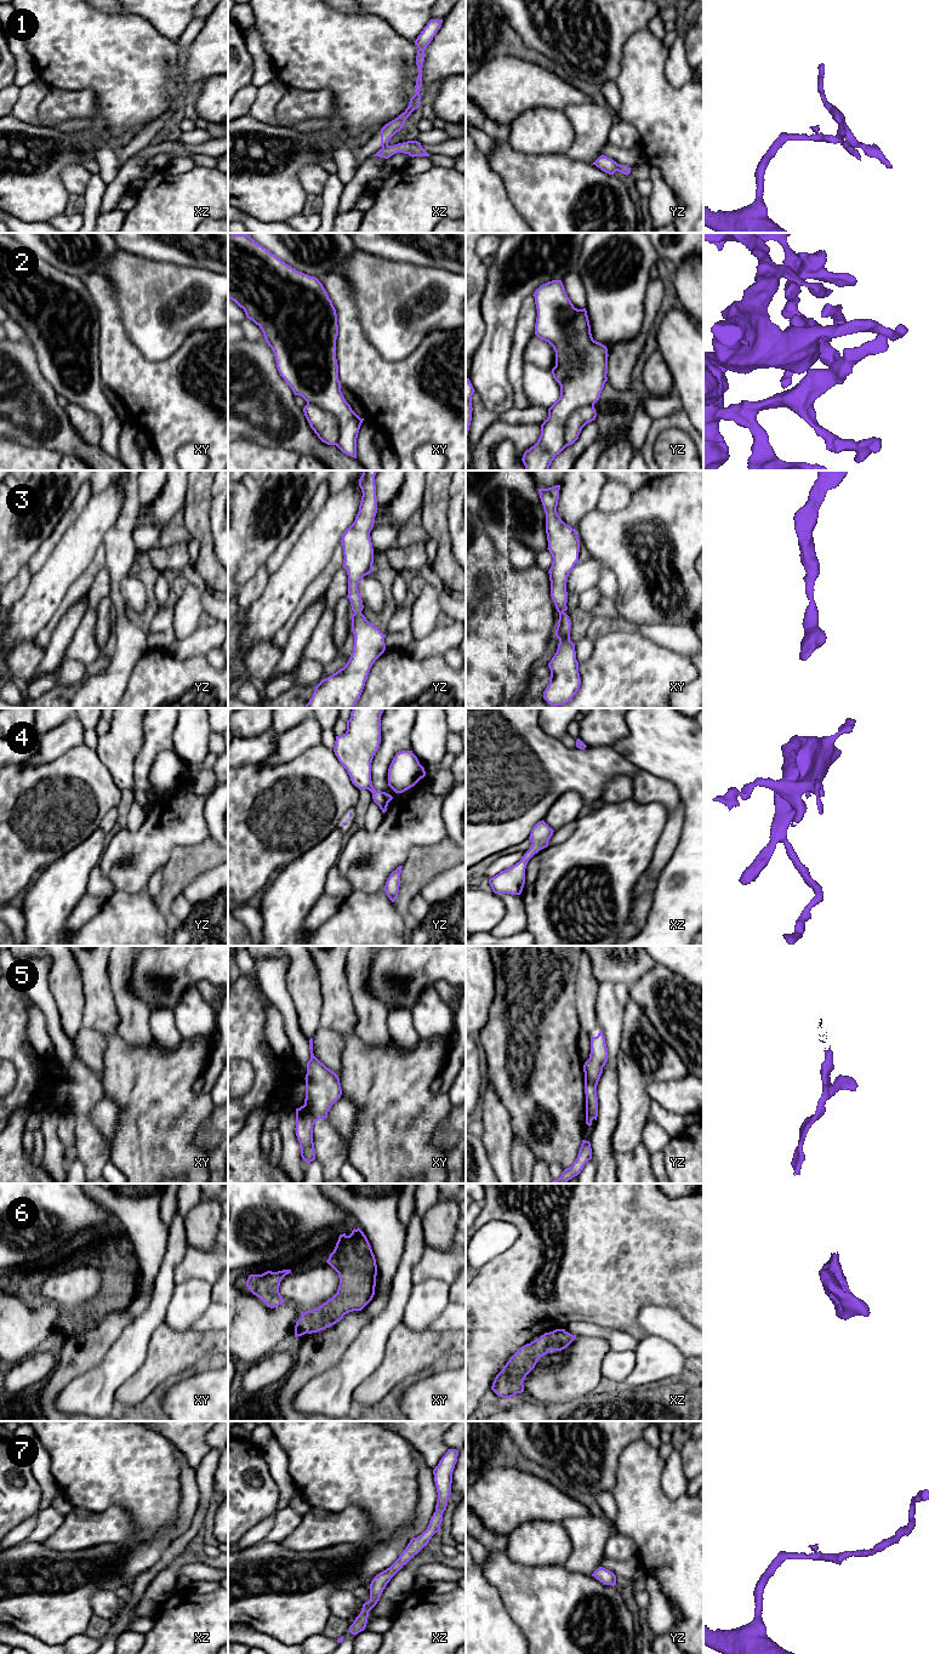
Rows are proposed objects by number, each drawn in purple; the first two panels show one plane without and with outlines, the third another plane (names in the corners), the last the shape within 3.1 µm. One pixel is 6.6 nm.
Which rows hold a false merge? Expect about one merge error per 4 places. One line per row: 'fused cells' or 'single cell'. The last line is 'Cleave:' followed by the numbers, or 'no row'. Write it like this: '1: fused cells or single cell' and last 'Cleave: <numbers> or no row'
1: fused cells
2: fused cells
3: single cell
4: single cell
5: fused cells
6: single cell
7: single cell
Cleave: 1, 2, 5

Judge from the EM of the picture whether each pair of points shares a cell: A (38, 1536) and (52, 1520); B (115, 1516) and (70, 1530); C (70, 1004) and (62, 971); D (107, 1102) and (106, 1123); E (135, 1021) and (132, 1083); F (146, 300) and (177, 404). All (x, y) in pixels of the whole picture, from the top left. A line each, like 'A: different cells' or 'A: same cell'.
A: same cell
B: same cell
C: same cell
D: same cell
E: different cells
F: different cells

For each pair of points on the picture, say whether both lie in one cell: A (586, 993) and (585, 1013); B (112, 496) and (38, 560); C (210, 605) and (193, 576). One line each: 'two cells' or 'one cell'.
A: one cell
B: two cells
C: one cell

